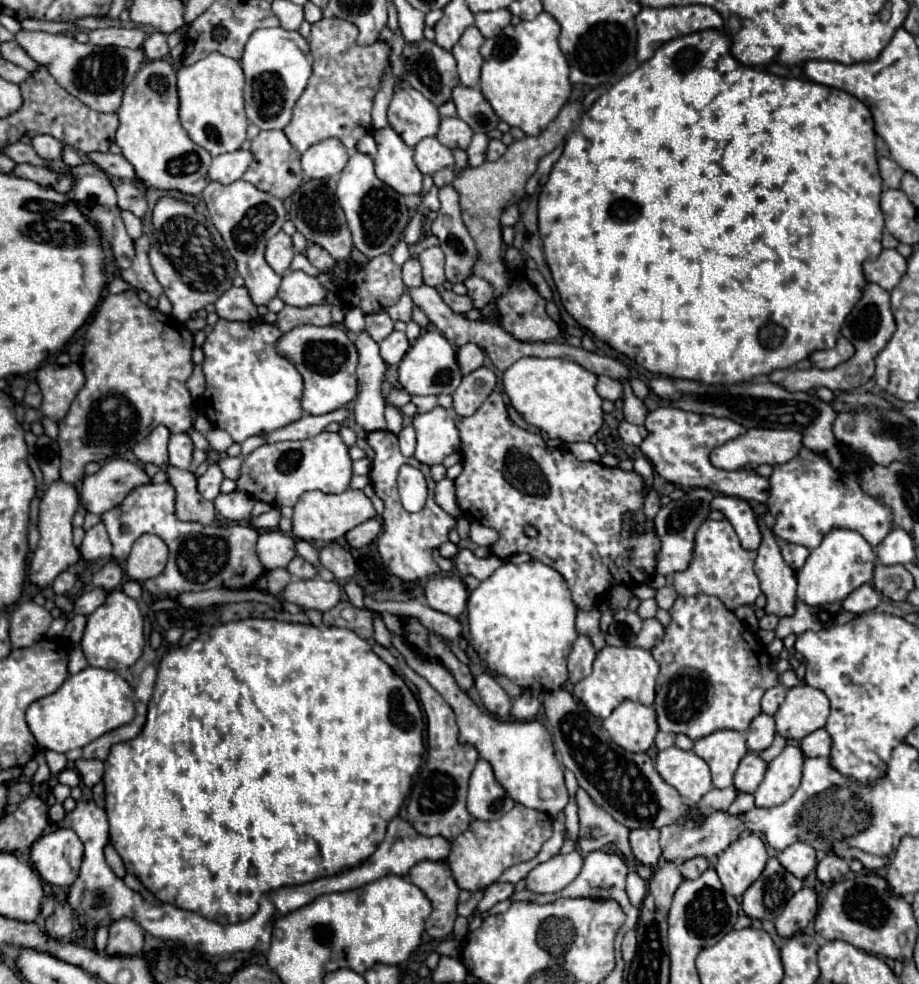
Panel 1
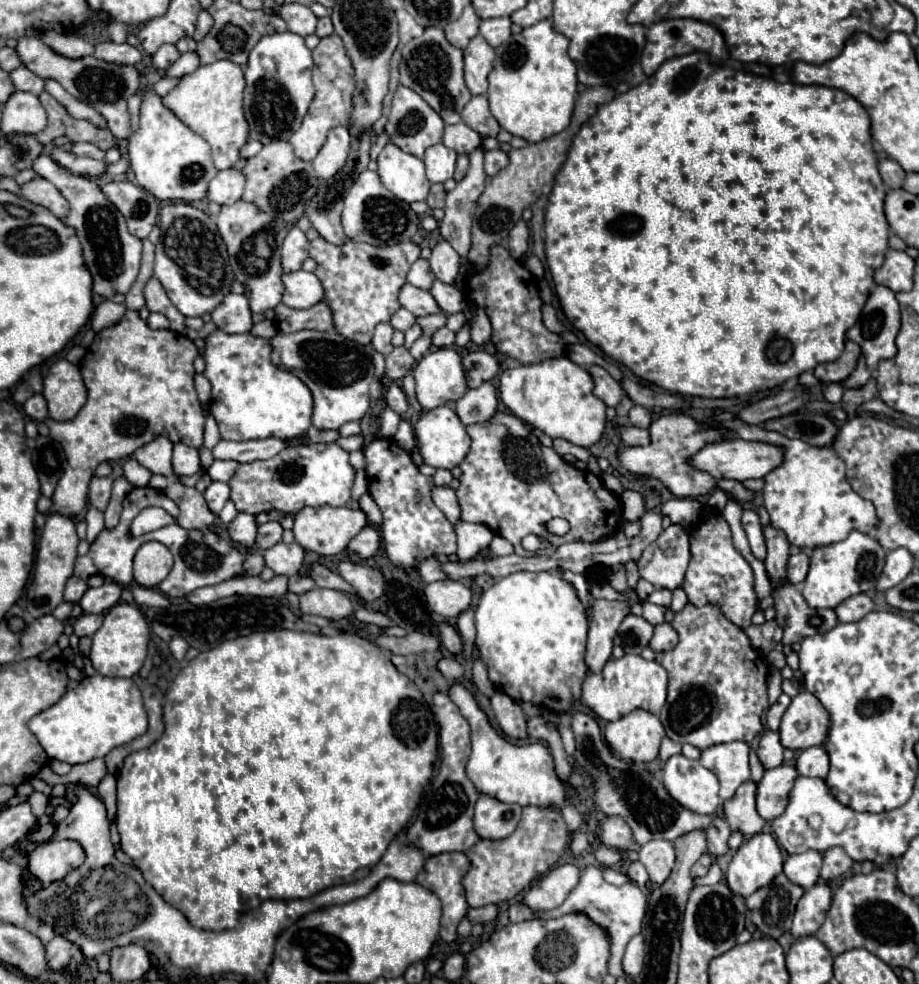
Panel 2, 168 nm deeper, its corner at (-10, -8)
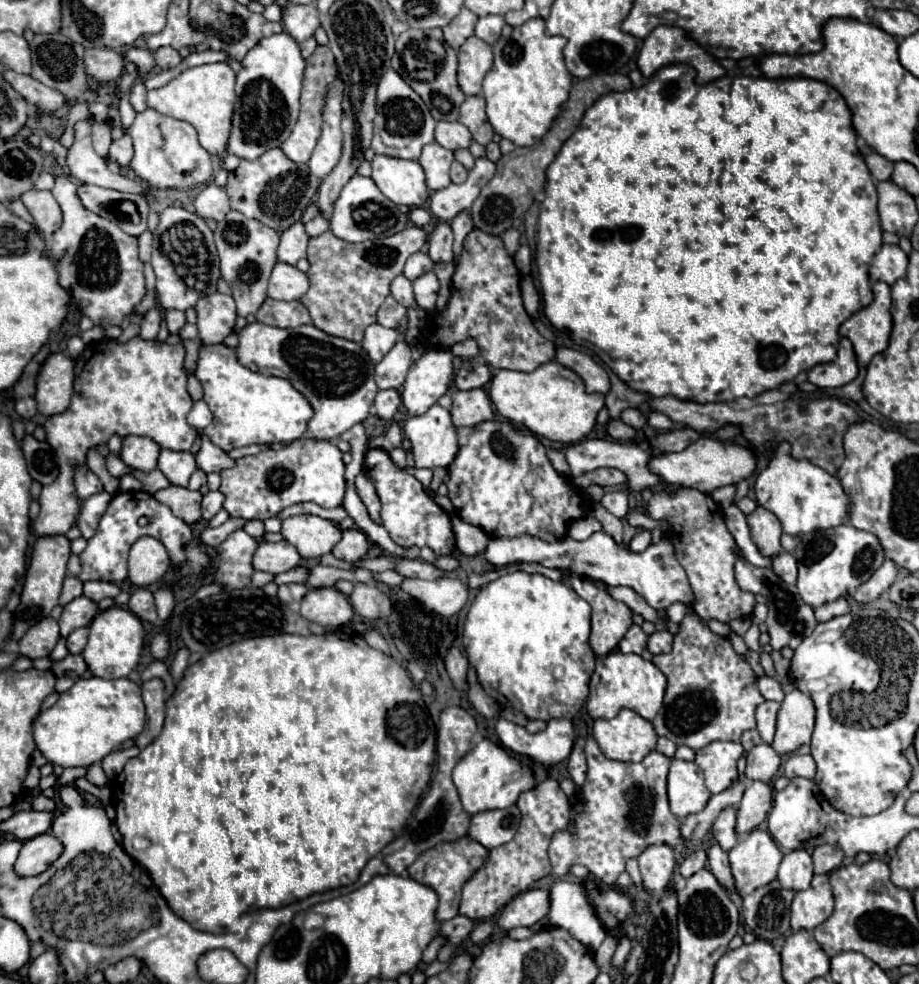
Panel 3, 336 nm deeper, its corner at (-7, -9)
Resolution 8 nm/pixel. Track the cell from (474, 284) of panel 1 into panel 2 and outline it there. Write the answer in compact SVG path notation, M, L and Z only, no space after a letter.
M482 306L476 308L474 318L472 318L472 342L474 344L484 344L490 340L492 328L490 328L490 318Z

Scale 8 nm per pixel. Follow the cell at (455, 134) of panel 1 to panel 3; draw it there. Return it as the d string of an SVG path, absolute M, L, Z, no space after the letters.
M439 121L435 127L435 141L445 149L457 151L463 147L469 147L473 137L471 137L471 131L459 121L453 121L453 123Z

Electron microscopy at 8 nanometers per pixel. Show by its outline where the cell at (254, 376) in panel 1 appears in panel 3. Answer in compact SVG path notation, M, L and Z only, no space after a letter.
M203 345L195 375L203 385L203 401L213 411L213 423L203 433L227 453L253 443L291 443L307 431L307 423L313 417L309 401L287 379L249 371L237 361L235 349L225 345Z

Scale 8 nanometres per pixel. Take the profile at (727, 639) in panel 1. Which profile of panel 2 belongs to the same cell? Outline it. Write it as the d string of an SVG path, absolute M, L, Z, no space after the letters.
M686 604L682 612L676 612L672 626L680 636L678 646L656 654L656 662L668 672L668 700L660 714L666 736L680 744L688 742L700 750L734 740L750 744L758 734L764 732L764 724L760 720L762 710L768 706L768 662L764 654L750 646L750 638L742 628L724 618L720 606L706 604L698 608Z

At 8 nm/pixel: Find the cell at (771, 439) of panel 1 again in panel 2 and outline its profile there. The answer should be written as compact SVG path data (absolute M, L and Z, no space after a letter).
M736 436L732 440L704 446L696 456L692 456L690 462L696 468L712 474L718 480L720 478L732 478L732 480L744 482L750 478L764 478L764 474L768 474L776 466L780 466L782 460L784 460L784 448L782 446L772 446L768 442L748 442L748 440L742 440Z

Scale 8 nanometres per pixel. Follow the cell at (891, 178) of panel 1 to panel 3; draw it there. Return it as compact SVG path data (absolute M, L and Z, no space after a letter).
M869 153L865 157L865 163L873 175L875 181L889 181L891 179L891 173L893 173L893 163L877 153Z

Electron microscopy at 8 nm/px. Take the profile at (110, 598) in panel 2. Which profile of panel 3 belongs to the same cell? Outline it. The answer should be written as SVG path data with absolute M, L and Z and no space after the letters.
M77 597L63 607L63 615L59 619L61 637L69 637L71 631L91 625L93 617L97 615L97 605L87 597Z

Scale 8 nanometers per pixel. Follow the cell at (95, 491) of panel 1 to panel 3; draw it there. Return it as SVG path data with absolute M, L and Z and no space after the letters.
M77 465L77 467L75 467L73 483L75 483L75 495L77 495L77 499L81 499L81 501L85 501L85 499L89 499L91 495L103 491L103 485L101 485L99 477L97 477L93 471L89 471L87 465Z

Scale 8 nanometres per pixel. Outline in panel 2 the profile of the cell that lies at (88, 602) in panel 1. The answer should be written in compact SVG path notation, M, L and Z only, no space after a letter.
M82 614L74 622L74 634L76 636L94 636L94 632L102 626L104 616L102 614Z

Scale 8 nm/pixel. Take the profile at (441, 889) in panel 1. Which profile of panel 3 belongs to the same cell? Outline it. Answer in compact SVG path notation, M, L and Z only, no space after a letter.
M461 837L453 843L439 843L437 847L431 847L429 851L423 851L417 857L417 861L407 869L411 879L415 879L423 885L429 885L439 895L437 921L449 921L459 913L461 889L475 875L475 871L485 865L487 855L489 855L489 849L485 849L481 843L473 841L471 837Z

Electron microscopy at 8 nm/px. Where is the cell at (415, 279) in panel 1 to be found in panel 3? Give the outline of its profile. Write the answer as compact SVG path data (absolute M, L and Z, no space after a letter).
M413 253L407 259L407 263L405 263L403 275L409 281L415 281L417 277L421 277L423 273L429 273L429 271L433 271L433 261L429 259L429 255L425 255L425 253Z

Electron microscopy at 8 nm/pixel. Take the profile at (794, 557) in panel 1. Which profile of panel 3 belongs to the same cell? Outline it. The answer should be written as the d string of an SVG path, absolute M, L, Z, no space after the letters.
M783 553L783 555L775 555L773 557L773 565L771 565L773 573L777 577L781 577L785 583L793 585L795 579L797 579L797 561L793 555L789 553Z

